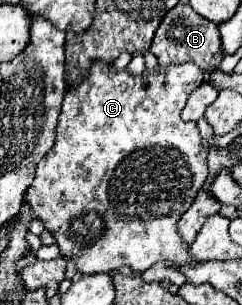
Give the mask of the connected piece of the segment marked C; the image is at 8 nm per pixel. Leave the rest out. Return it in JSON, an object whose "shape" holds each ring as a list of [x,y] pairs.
{"shape":[[[94,63],[90,75],[74,85],[68,87],[66,95],[64,95],[64,103],[62,103],[62,111],[60,111],[60,121],[56,127],[56,139],[54,147],[49,153],[42,157],[42,161],[36,165],[36,177],[30,185],[30,189],[26,191],[26,201],[32,205],[32,211],[38,219],[44,221],[46,231],[50,231],[60,247],[62,255],[74,257],[76,259],[76,267],[82,275],[92,275],[92,273],[110,273],[122,265],[132,267],[136,273],[146,271],[148,267],[152,267],[156,261],[172,261],[172,263],[186,263],[192,261],[192,257],[188,255],[188,245],[182,243],[178,231],[176,231],[176,223],[180,219],[180,215],[192,205],[196,193],[202,189],[202,183],[208,175],[208,151],[200,145],[200,133],[196,123],[192,121],[182,121],[180,119],[180,111],[186,105],[188,95],[204,81],[204,73],[194,65],[194,63],[182,63],[182,65],[172,65],[172,67],[158,67],[154,73],[144,71],[144,75],[136,77],[130,75],[126,69],[124,71],[116,71],[112,69],[112,65],[102,65],[102,63]]]}

